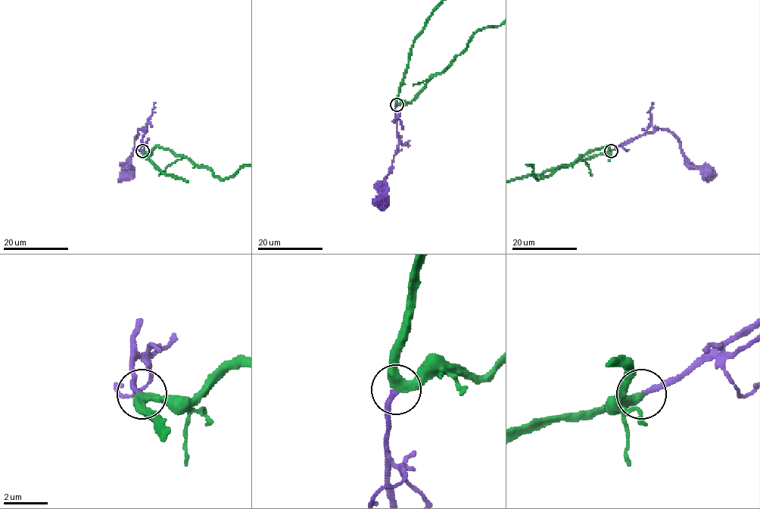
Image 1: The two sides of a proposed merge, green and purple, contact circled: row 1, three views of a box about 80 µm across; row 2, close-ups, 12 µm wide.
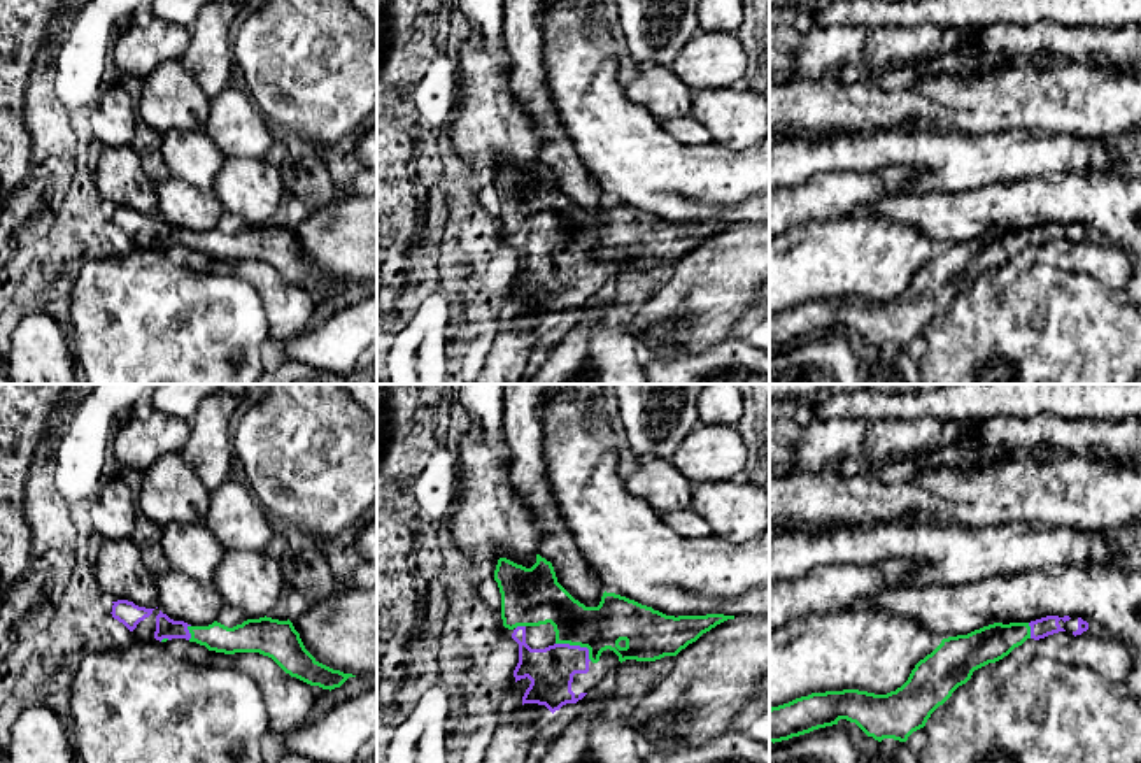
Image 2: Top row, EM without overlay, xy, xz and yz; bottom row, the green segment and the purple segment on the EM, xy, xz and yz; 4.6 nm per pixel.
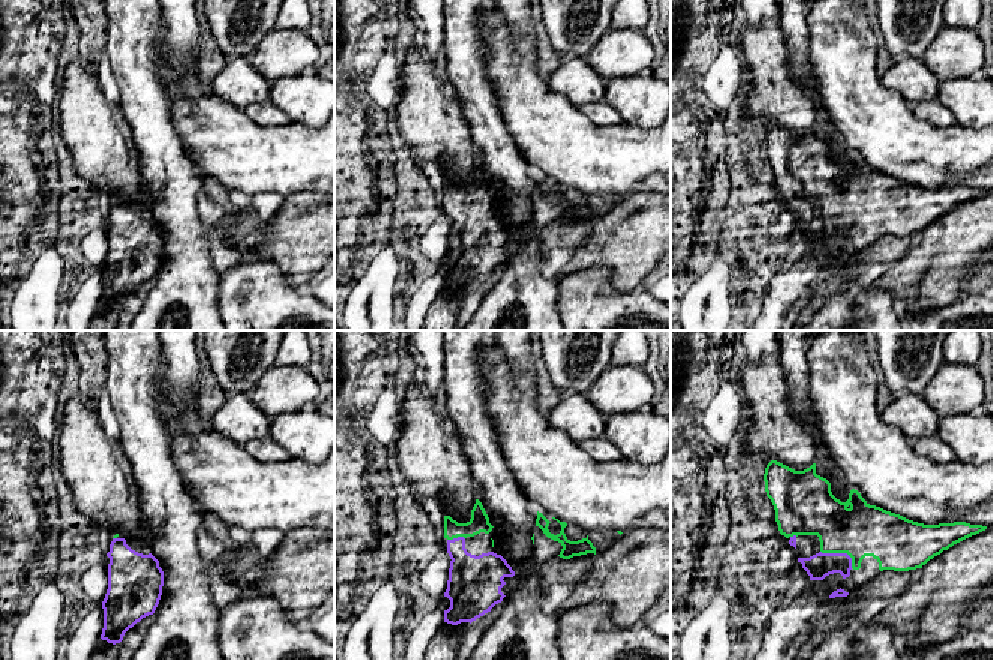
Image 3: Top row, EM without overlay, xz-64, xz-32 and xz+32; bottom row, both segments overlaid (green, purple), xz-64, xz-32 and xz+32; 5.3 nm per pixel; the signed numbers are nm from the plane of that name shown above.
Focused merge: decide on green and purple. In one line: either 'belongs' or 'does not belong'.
belongs

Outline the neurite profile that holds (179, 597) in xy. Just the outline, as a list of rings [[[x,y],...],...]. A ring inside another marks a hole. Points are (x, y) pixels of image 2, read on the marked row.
[[[170,570],[156,581],[158,609],[174,621],[191,626],[209,626],[217,621],[223,598],[212,584],[202,584],[189,575]]]

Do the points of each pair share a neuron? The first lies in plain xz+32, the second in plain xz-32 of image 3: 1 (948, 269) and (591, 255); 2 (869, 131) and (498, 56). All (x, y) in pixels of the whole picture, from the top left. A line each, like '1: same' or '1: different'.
1: same
2: same

